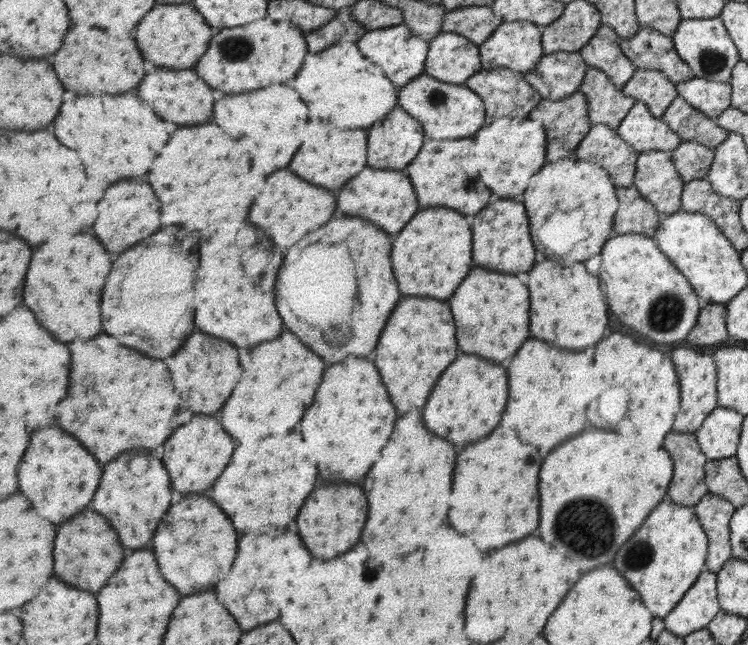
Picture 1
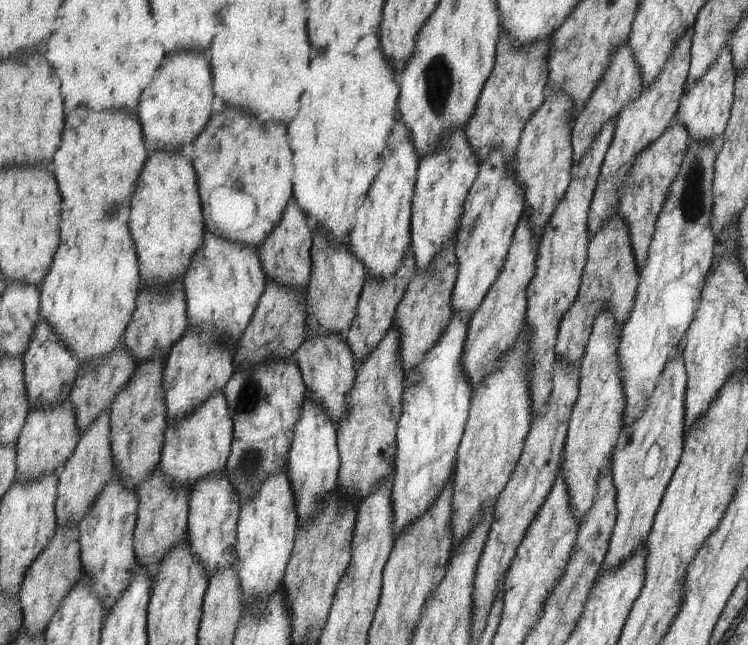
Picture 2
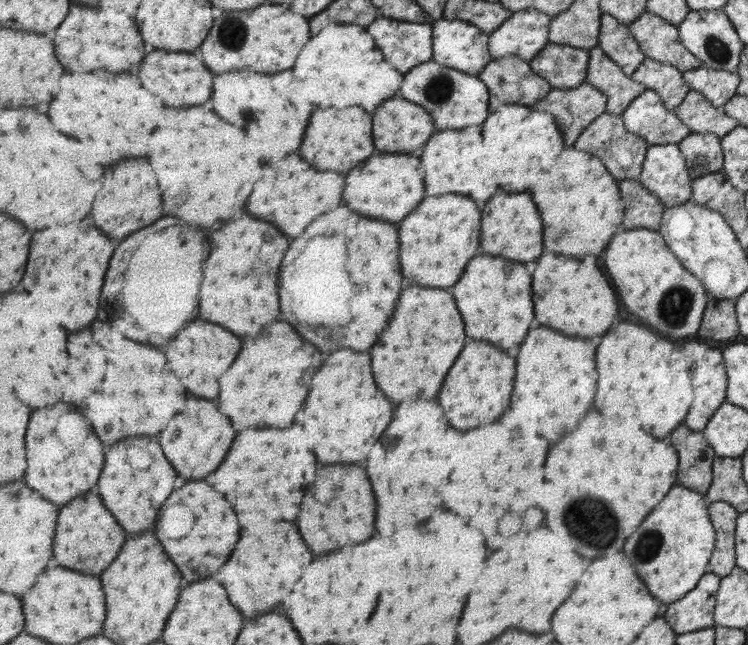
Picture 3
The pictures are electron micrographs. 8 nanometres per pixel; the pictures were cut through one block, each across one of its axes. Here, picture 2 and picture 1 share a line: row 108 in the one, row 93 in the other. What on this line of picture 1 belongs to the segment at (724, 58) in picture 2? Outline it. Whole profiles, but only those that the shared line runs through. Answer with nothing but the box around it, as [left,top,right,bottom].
[675,77,730,119]

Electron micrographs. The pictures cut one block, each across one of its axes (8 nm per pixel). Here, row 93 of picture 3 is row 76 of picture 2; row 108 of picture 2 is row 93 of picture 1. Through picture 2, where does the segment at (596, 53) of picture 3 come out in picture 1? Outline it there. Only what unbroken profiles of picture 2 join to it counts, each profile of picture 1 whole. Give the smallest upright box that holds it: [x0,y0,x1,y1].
[580,68,635,130]

